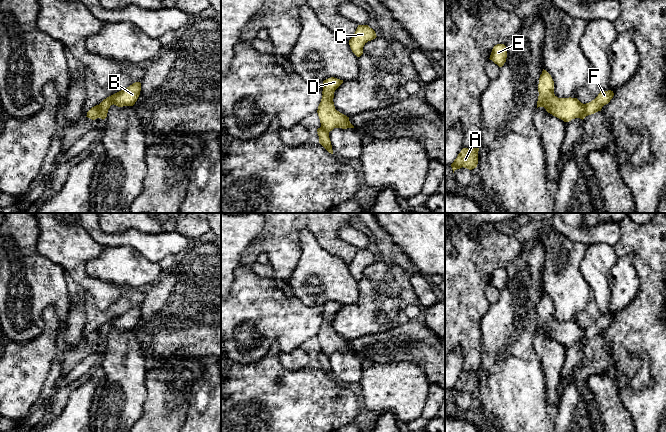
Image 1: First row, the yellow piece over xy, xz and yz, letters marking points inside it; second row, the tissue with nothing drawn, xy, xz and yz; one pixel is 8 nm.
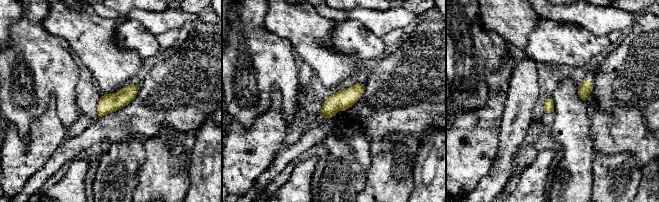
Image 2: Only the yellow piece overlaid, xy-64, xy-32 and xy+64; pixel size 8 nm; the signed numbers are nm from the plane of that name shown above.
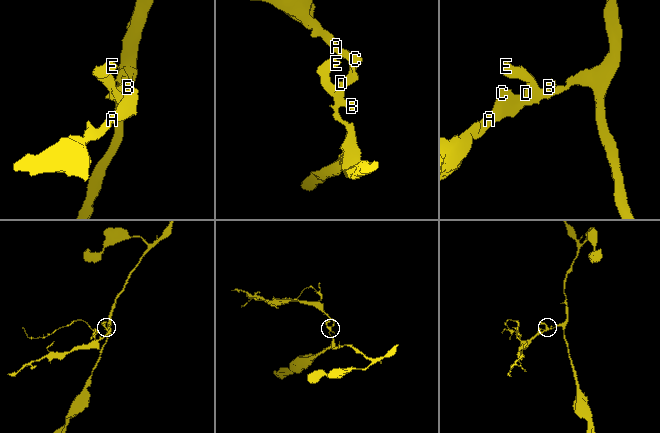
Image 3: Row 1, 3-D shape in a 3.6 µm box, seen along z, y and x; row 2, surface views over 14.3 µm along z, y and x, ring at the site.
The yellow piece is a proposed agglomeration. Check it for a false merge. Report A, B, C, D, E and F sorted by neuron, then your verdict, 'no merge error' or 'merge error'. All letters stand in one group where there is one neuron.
groups A B C D E / F; merge error

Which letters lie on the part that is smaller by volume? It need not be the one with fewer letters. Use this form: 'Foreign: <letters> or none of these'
Foreign: A, B, C, D, E

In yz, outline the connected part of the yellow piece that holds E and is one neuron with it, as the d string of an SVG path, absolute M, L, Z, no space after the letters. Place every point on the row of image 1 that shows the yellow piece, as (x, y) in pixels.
M497 44L493 47L490 60L492 60L499 67L502 67L506 62L507 58L507 49L504 44Z

